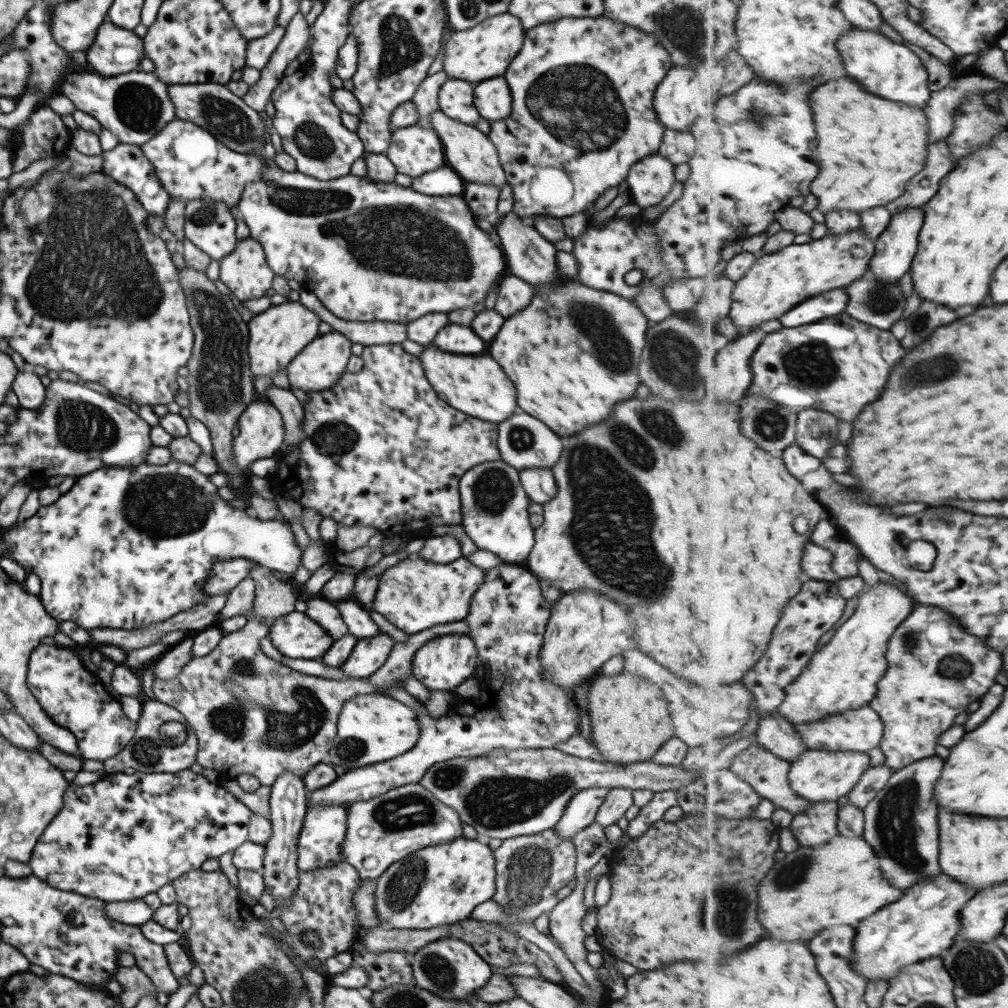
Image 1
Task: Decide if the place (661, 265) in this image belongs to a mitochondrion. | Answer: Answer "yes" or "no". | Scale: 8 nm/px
no

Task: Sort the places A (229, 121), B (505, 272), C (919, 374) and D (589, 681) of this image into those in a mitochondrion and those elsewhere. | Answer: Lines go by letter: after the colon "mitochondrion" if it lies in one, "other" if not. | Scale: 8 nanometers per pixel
A: mitochondrion
B: other
C: mitochondrion
D: other

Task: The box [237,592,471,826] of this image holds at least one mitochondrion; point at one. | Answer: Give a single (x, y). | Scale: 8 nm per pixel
(352, 748)

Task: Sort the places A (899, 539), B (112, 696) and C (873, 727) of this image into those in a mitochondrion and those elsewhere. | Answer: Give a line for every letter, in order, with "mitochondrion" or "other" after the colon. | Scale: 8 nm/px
A: other
B: other
C: other

